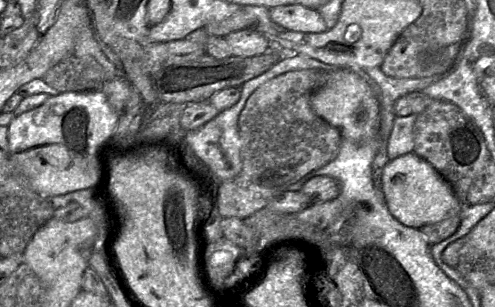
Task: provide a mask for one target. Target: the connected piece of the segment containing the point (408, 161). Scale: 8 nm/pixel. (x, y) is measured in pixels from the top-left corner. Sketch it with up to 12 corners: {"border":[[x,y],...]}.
{"border":[[414,152],[389,160],[382,193],[421,229],[460,213],[449,182]]}

